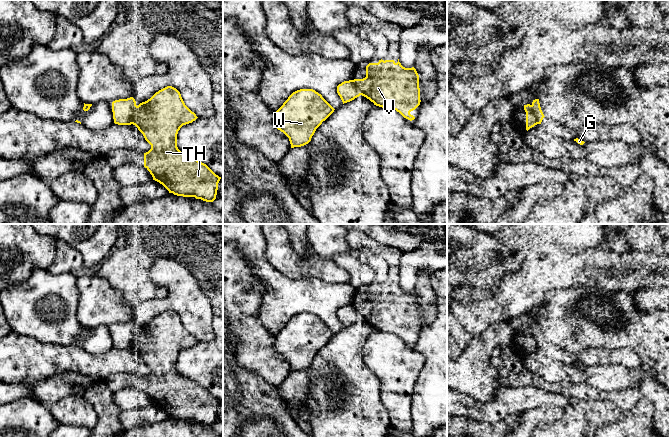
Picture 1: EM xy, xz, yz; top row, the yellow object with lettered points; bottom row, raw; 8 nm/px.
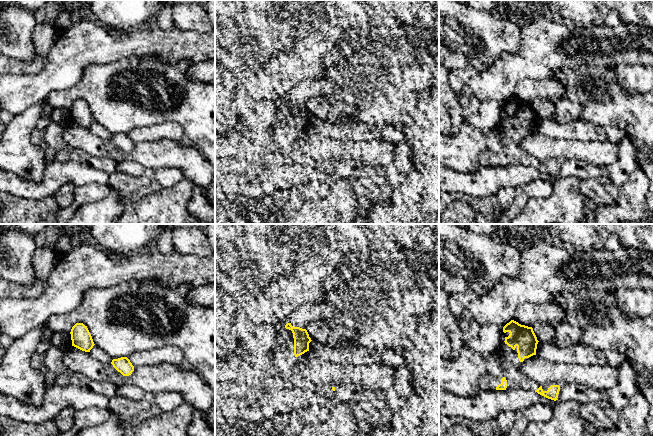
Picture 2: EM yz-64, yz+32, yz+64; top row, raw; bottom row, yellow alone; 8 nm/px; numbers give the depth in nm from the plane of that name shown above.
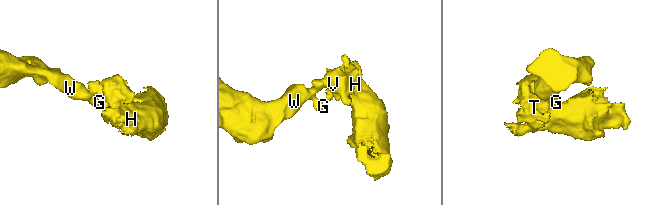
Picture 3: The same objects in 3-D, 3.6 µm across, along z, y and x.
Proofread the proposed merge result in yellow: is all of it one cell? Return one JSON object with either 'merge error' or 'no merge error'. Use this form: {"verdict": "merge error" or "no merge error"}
{"verdict": "merge error"}

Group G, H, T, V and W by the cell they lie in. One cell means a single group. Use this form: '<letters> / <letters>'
G W / H T V

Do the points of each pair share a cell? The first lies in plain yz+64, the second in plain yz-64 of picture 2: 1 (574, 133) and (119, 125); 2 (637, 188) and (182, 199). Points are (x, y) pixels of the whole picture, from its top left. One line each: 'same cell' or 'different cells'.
1: different cells
2: same cell

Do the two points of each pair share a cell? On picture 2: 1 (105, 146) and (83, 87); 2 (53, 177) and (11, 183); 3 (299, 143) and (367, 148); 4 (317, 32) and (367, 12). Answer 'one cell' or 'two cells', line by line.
1: two cells
2: one cell
3: one cell
4: two cells

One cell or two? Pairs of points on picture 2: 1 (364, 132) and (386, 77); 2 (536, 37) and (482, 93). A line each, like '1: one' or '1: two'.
1: two
2: one

